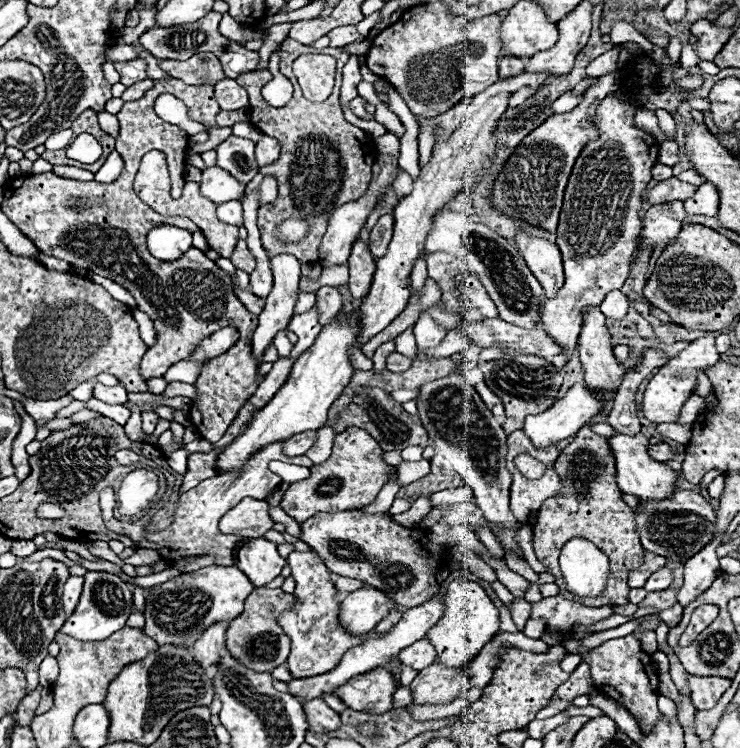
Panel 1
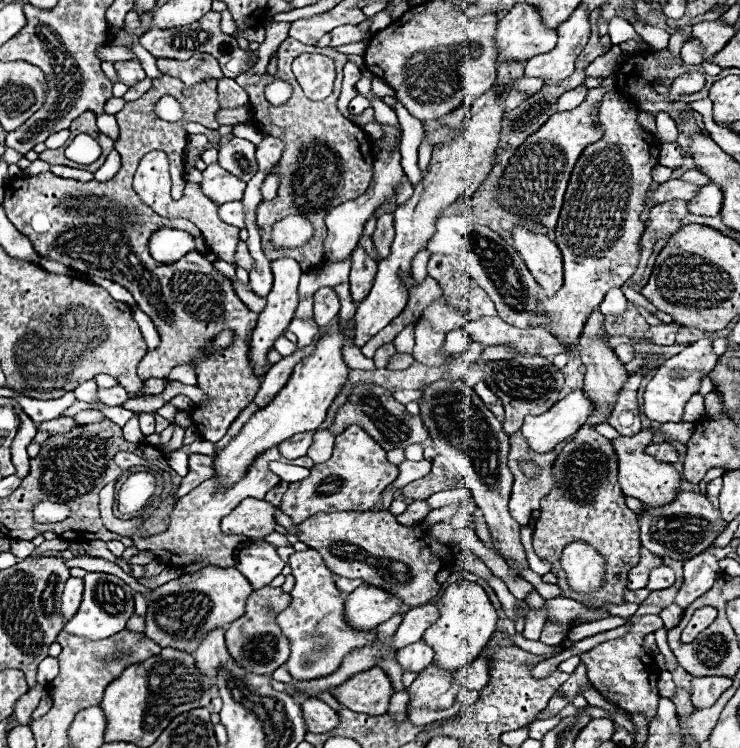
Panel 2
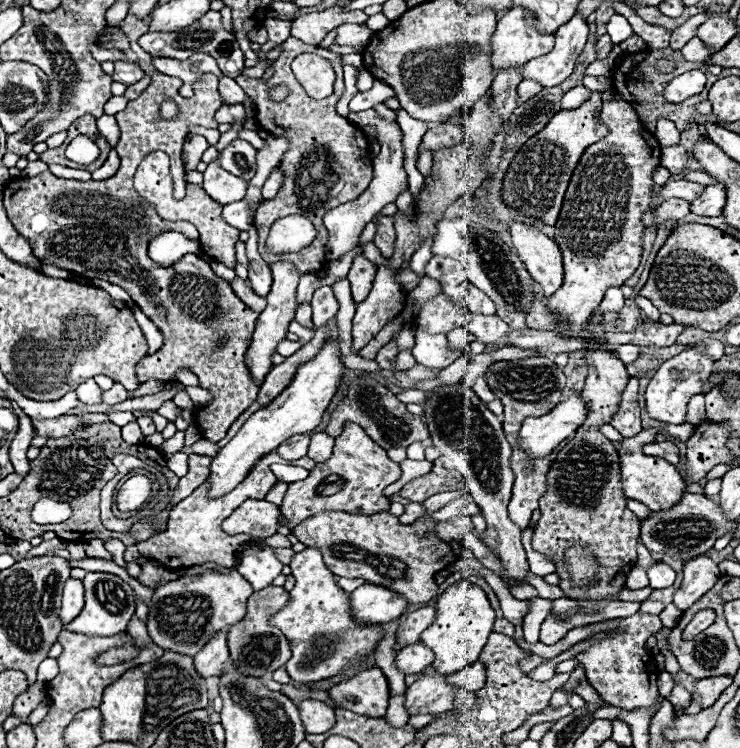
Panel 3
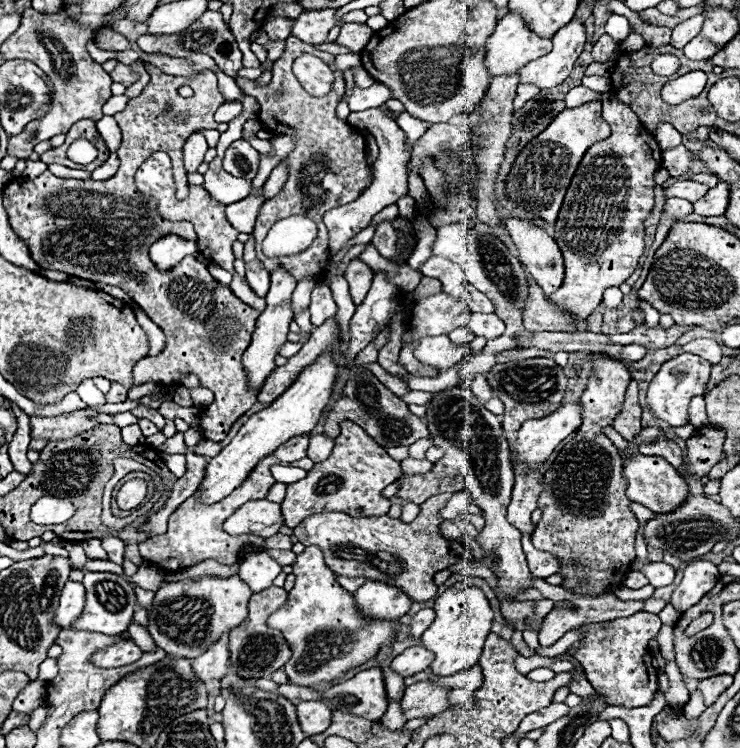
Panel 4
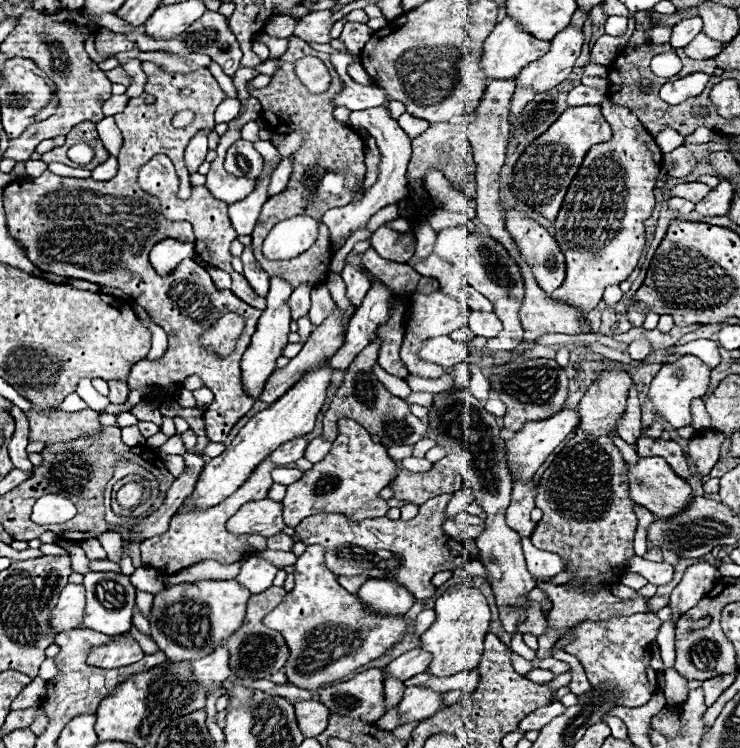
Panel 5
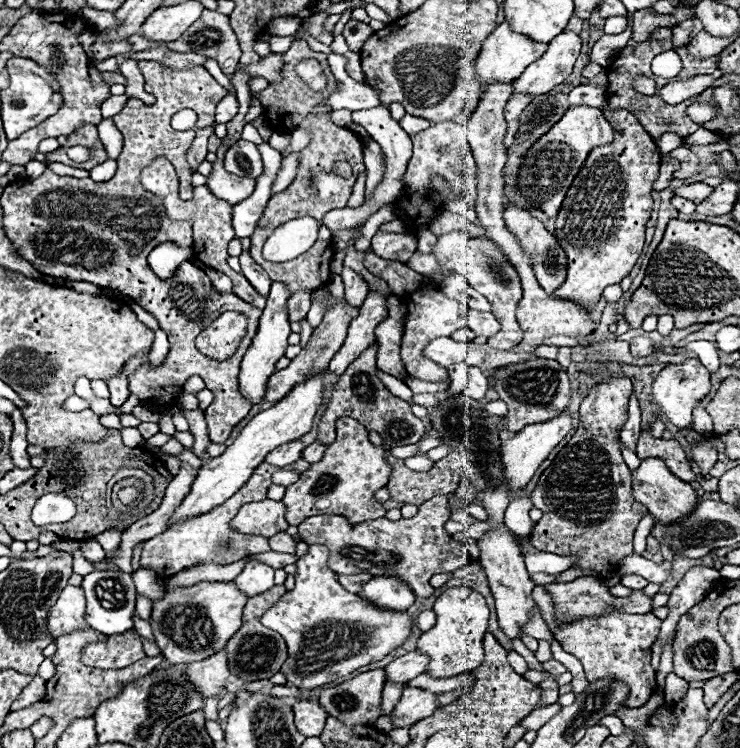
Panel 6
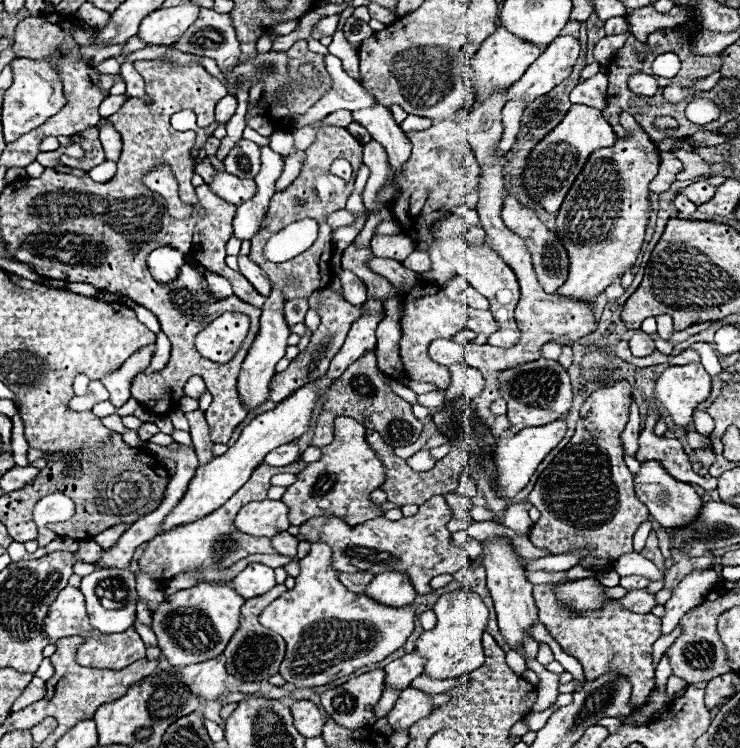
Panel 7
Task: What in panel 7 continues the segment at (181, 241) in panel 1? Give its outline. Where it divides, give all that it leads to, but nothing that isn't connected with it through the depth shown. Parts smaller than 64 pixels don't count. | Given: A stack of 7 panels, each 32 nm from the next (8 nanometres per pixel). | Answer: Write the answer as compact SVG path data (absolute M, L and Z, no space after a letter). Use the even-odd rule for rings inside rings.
M164 246L164 248L154 250L148 256L148 266L160 284L168 284L178 278L180 268L184 266L184 260L186 260L186 254L174 250L170 246Z

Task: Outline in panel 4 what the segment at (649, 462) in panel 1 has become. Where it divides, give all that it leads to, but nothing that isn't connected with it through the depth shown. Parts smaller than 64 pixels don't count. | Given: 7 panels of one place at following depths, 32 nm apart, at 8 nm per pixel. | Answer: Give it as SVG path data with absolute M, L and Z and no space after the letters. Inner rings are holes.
M650 426L650 428L644 428L634 438L634 442L628 444L630 448L634 448L634 458L632 460L624 460L624 476L628 478L626 494L628 494L628 498L632 498L632 502L642 504L642 506L650 508L656 514L668 514L668 510L676 510L676 506L680 506L680 502L684 502L684 498L688 498L690 490L688 490L686 480L672 466L668 466L668 462L664 458L638 454L638 444L642 440L656 440L658 434L662 434L662 428Z

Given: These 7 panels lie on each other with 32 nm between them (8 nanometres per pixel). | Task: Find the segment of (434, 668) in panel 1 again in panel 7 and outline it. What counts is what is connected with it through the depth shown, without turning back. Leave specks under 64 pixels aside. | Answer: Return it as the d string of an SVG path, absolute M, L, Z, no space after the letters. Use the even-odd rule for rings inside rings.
M404 688L398 702L394 704L392 712L388 712L386 716L386 722L390 724L390 728L394 732L408 732L408 728L428 716L434 708L432 708L432 696L430 694L424 694L416 688Z

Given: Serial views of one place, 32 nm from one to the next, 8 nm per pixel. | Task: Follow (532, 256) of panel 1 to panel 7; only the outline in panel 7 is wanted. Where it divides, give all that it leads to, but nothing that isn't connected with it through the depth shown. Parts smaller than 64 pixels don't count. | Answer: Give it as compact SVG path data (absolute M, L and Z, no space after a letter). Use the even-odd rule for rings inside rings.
M506 196L504 198L504 204L502 204L502 210L500 210L500 216L504 220L504 224L514 232L518 234L530 254L532 254L532 264L534 264L534 270L538 274L538 280L540 280L540 286L546 290L546 292L556 292L568 278L568 270L570 270L570 262L568 262L568 252L564 250L564 244L560 242L560 238L550 232L546 228L546 224L536 216L536 210L534 208L528 208L526 204L518 202L514 196Z

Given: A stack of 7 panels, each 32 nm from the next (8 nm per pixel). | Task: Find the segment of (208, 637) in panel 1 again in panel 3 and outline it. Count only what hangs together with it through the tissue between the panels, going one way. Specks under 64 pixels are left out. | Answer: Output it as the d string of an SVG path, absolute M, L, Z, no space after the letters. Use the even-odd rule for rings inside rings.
M220 632L194 656L194 666L202 678L220 678L220 674L224 674L224 666L228 664L228 660L230 654L226 646L226 634Z

